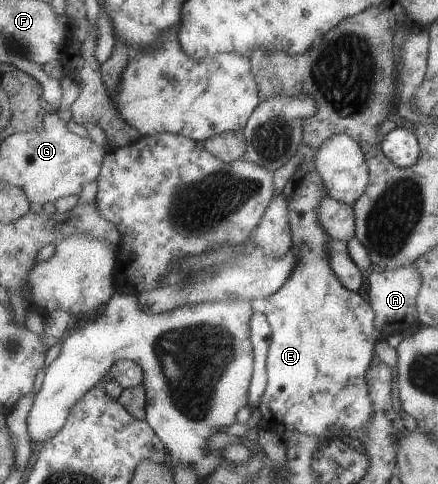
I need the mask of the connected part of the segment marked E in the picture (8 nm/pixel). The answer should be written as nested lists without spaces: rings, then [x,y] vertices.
[[[304,155],[298,169],[285,184],[283,192],[288,199],[292,248],[298,253],[300,263],[292,271],[292,277],[284,283],[284,287],[265,299],[264,312],[272,324],[273,335],[267,359],[268,387],[257,407],[261,414],[260,426],[266,430],[277,430],[282,436],[287,431],[300,431],[316,435],[322,440],[334,439],[350,431],[362,431],[374,419],[366,371],[374,361],[374,349],[379,341],[380,330],[372,304],[360,293],[346,289],[330,265],[326,243],[333,239],[324,231],[318,219],[320,203],[329,194],[316,167],[316,155]]]

